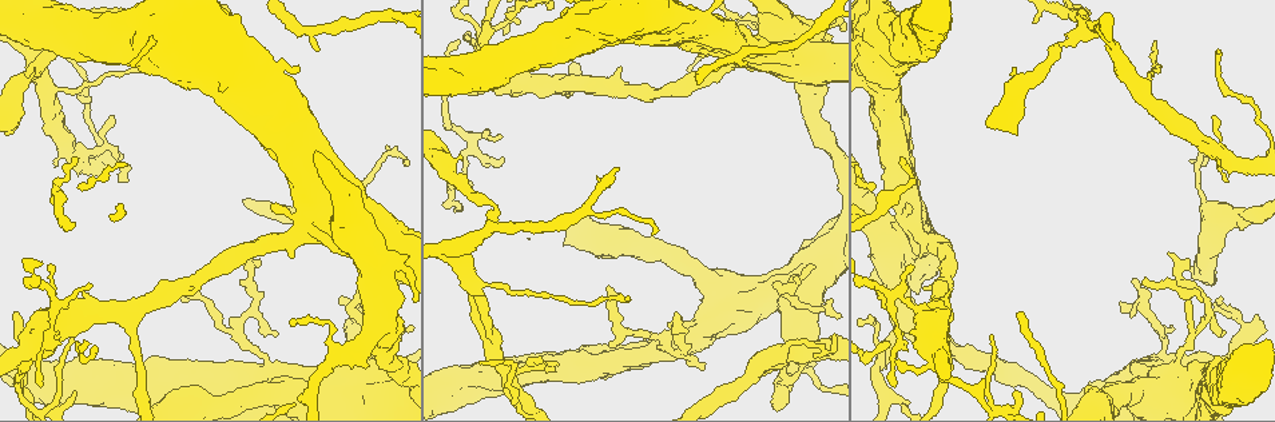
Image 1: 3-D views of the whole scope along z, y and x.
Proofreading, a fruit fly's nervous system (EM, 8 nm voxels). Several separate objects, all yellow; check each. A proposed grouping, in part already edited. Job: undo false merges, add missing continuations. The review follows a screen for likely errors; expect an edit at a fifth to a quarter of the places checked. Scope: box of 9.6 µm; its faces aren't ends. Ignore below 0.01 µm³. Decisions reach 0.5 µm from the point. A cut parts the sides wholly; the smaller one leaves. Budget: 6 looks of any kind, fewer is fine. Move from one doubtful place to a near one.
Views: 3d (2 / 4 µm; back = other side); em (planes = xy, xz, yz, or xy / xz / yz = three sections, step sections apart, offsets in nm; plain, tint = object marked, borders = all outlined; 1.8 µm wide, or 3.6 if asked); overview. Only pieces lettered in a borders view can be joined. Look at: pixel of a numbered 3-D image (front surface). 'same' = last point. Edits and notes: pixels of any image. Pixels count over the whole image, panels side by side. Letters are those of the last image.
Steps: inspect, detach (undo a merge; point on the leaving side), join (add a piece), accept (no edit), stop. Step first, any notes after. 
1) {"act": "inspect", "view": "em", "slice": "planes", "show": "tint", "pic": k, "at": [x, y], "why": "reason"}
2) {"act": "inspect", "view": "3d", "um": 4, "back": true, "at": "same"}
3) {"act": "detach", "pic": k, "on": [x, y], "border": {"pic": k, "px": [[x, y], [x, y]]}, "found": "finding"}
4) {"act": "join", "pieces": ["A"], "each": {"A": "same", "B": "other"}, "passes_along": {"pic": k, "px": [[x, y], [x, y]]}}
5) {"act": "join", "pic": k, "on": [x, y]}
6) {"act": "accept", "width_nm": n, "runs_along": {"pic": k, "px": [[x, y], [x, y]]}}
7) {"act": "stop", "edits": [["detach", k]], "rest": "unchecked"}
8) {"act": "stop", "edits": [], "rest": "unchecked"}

{"act": "inspect", "view": "em", "slice": "planes", "show": "tint", "pic": 1, "at": [1082, 30], "why": "abrupt turn"}

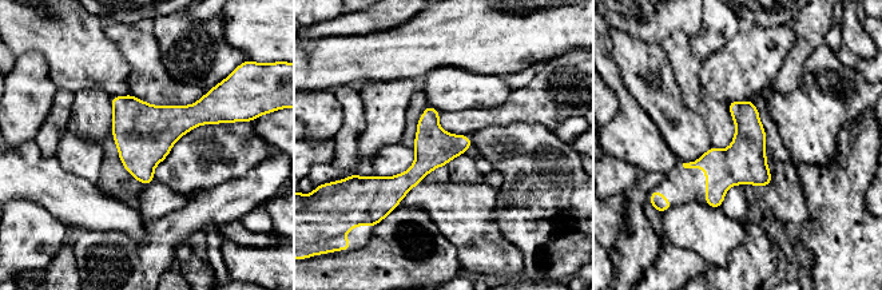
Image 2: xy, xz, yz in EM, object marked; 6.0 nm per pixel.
{"act": "inspect", "view": "em", "slice": "planes", "show": "borders", "at": "same", "why": "see the neighbours"}

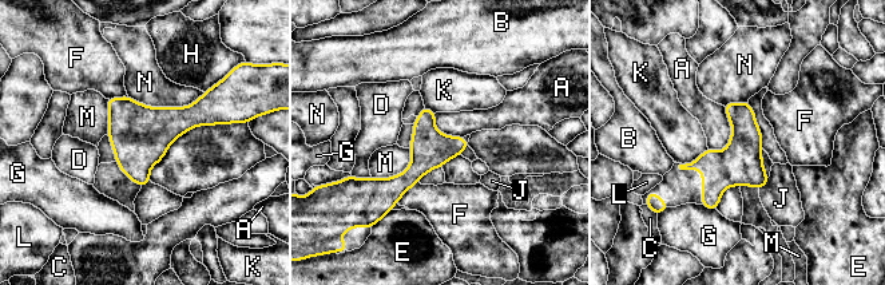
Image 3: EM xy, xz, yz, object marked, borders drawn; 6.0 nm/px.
{"act": "accept", "each": {"A": "other", "B": "other", "C": "other", "D": "other", "E": "other", "F": "other", "G": "other", "H": "other", "J": "other", "K": "other", "L": "other", "M": "other", "N": "other"}, "border": {"pic": 3, "px": [[722, 106], [731, 137], [715, 151]]}, "found": "continuous, no second neuron"}

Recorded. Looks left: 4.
{"act": "inspect", "view": "em", "slice": "xy", "step": 4, "show": "tint", "pic": 1, "at": [462, 161], "why": "branch stops here"}

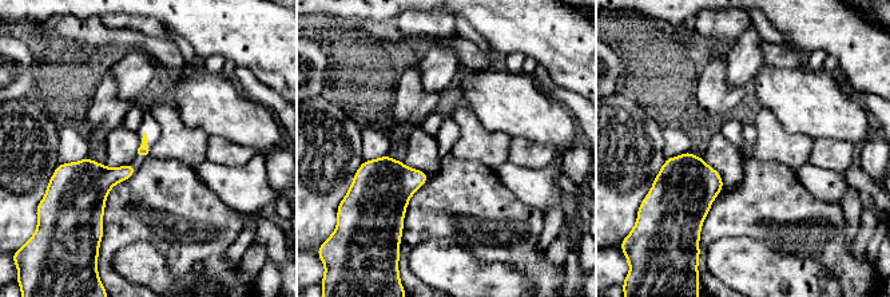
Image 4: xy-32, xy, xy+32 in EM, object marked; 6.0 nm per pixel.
{"act": "inspect", "view": "em", "slice": "yz", "step": 8, "show": "borders", "at": "same"}

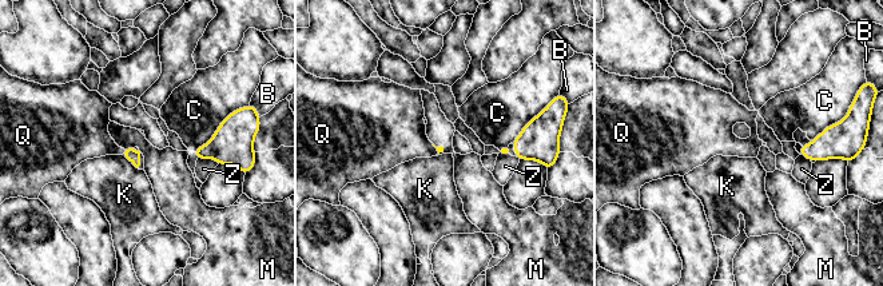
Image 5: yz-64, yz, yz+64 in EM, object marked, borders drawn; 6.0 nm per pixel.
{"act": "accept", "each": {"B": "other", "C": "other", "K": "other", "M": "other", "Q": "other", "Z": "other"}, "border": {"pic": 5, "px": [[122, 154], [136, 169]]}, "found": "none of them fits"}

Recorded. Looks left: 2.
{"act": "inspect", "view": "em", "um": 3.6, "slice": "planes", "show": "borders", "pic": 1, "at": [148, 384], "why": "thick turns thin"}

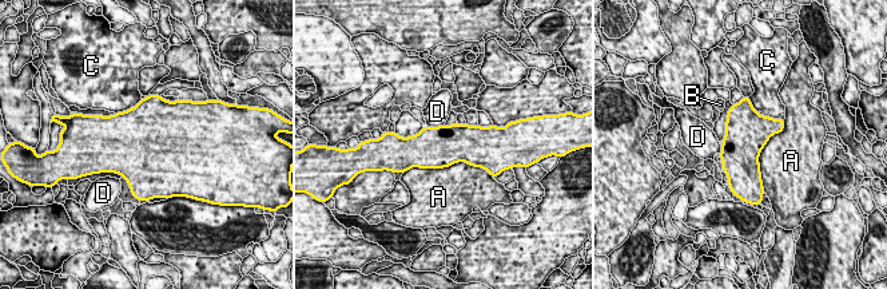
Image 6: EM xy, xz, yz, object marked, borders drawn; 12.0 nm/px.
{"act": "accept", "each": {"A": "other", "B": "other", "C": "other", "D": "other"}, "border": {"pic": 6, "px": [[484, 167], [454, 162], [405, 171]]}, "found": "all the same neuron"}

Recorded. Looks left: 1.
{"act": "stop", "edits": [], "rest": "unchecked"}

